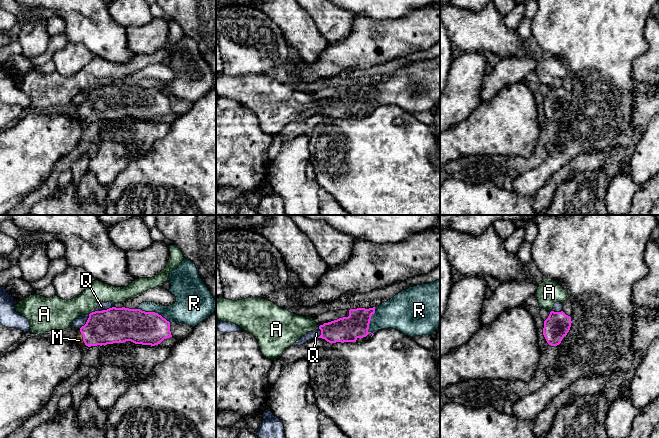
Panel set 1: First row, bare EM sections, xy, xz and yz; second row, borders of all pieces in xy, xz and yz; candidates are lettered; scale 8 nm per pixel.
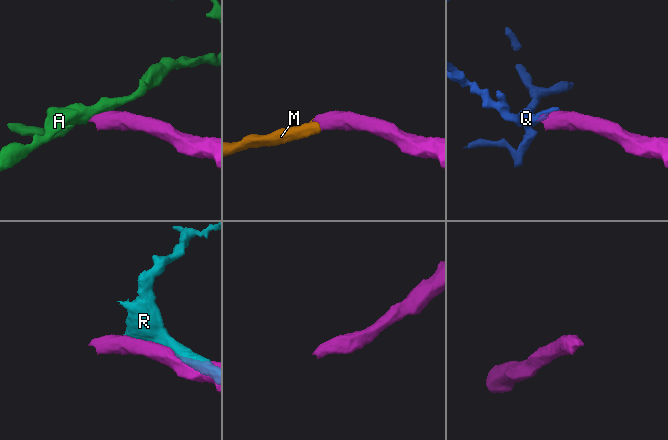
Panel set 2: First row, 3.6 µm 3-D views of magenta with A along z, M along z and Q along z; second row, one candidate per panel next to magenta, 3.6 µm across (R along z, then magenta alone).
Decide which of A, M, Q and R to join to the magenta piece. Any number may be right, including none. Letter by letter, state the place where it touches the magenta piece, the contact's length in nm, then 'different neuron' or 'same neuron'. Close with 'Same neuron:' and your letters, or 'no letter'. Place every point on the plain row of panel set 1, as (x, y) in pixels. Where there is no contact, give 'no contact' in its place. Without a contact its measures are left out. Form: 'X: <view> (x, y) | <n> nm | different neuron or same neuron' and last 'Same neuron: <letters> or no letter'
A: xy (90, 89) | 40 nm | different neuron
M: xy (83, 114) | 120 nm | same neuron
Q: xy (103, 86) | 180 nm | different neuron
R: xy (154, 88) | 280 nm | different neuron
Same neuron: M

